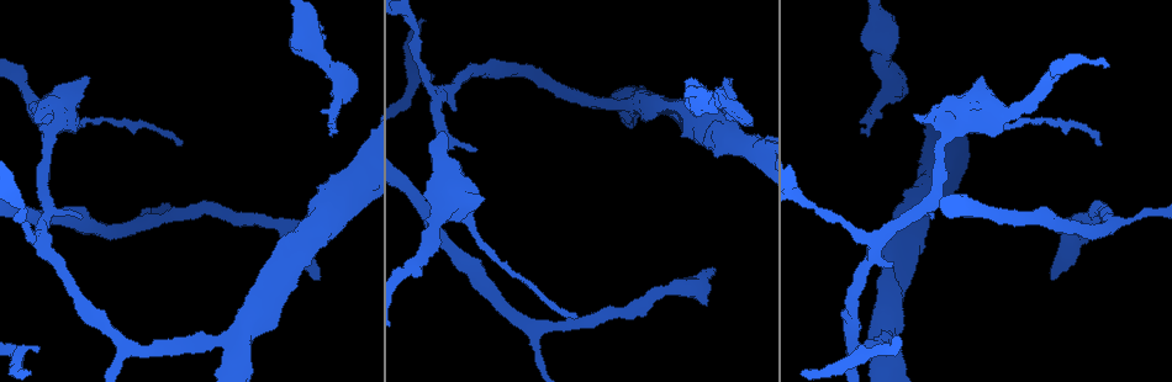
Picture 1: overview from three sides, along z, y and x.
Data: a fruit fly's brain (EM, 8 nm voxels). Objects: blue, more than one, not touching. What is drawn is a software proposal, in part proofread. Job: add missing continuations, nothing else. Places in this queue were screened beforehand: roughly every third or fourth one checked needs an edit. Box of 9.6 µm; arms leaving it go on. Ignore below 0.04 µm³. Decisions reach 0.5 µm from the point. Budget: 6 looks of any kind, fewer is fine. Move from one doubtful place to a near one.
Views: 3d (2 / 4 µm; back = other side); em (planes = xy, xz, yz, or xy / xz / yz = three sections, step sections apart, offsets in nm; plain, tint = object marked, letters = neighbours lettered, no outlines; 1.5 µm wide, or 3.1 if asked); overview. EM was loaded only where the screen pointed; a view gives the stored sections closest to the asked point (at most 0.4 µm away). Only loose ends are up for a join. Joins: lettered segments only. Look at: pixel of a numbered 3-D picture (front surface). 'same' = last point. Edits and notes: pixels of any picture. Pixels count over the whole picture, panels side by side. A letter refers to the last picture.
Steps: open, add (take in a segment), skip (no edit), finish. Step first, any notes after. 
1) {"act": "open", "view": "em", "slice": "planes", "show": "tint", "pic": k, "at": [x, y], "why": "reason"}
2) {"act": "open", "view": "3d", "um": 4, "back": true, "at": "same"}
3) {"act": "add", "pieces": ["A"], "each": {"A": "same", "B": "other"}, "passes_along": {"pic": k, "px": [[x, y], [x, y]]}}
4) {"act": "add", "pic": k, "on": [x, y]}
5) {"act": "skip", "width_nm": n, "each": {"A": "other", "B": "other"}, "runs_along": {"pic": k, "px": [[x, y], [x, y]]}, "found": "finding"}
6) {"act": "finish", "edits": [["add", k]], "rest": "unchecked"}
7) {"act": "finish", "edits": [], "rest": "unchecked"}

{"act": "open", "view": "3d", "um": 4, "pic": 1, "at": [454, 111], "why": "an open end"}

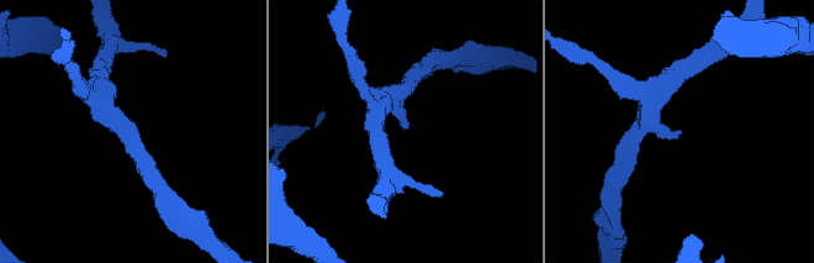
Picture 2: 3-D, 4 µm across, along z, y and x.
{"act": "open", "view": "em", "slice": "planes", "show": "letters", "pic": 2, "at": [405, 128]}

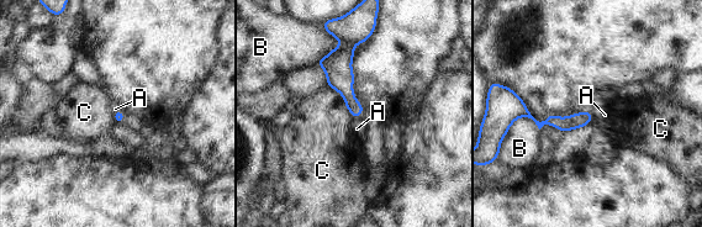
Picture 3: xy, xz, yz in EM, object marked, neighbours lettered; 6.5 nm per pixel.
{"act": "skip", "each": {"A": "other", "B": "other", "C": "other"}, "runs_along": {"pic": 3, "px": [[517, 110], [538, 123], [589, 117]]}, "found": "no lettered segment goes on from it"}

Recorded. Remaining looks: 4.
{"act": "open", "view": "em", "um": 3.1, "slice": "planes", "show": "letters", "pic": 1, "at": [181, 145], "why": "an open end"}

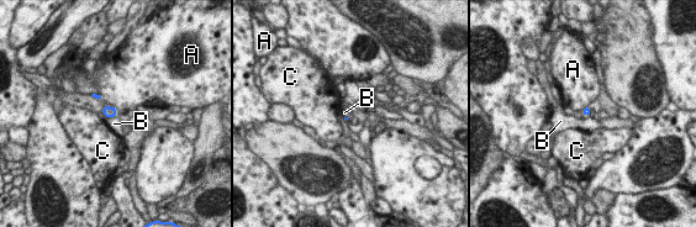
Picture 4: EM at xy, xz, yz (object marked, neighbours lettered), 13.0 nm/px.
{"act": "skip", "each": {"A": "other", "B": "other", "C": "other"}, "border": {"pic": 4, "px": [[116, 115], [107, 119]]}, "found": "none of them fits"}

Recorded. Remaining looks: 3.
{"act": "open", "view": "em", "slice": "planes", "show": "letters", "pic": 1, "at": [318, 280], "why": "an open end"}

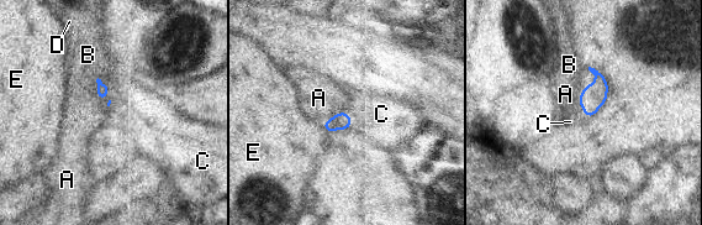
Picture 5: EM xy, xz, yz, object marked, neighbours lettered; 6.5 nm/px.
{"act": "add", "pieces": ["C"], "longest_contact_nm": ["C", 320], "each": {"A": "other", "B": "other", "C": "same", "D": "other", "E": "other"}, "passes_along": {"pic": 5, "px": [[594, 95], [582, 90], [585, 77]]}, "found": "the cell continues"}

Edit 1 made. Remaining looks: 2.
{"act": "finish", "edits": [["add", 5]], "rest": "unchecked"}

